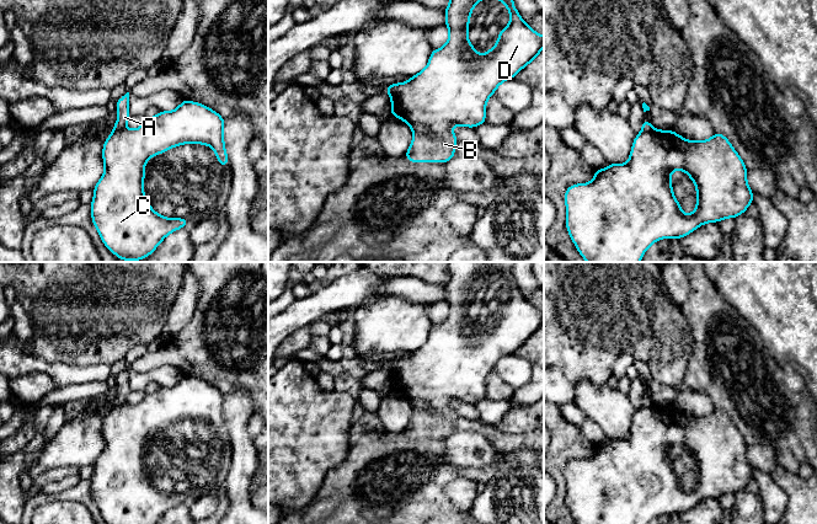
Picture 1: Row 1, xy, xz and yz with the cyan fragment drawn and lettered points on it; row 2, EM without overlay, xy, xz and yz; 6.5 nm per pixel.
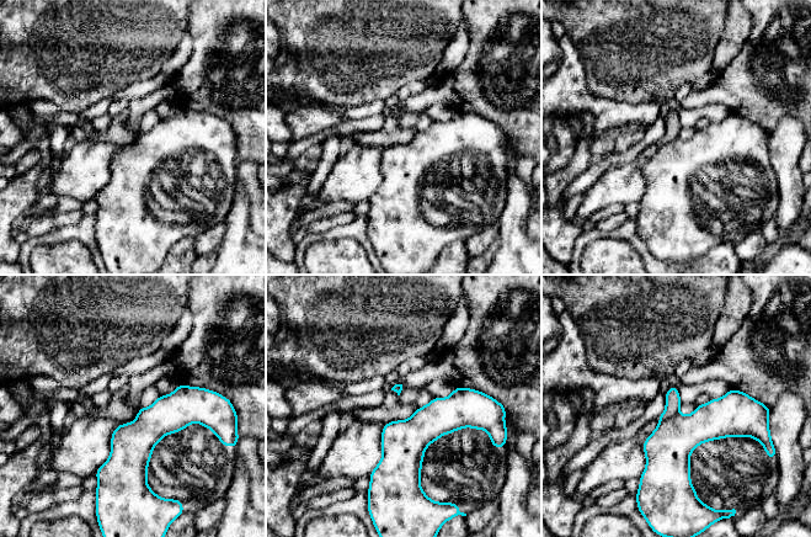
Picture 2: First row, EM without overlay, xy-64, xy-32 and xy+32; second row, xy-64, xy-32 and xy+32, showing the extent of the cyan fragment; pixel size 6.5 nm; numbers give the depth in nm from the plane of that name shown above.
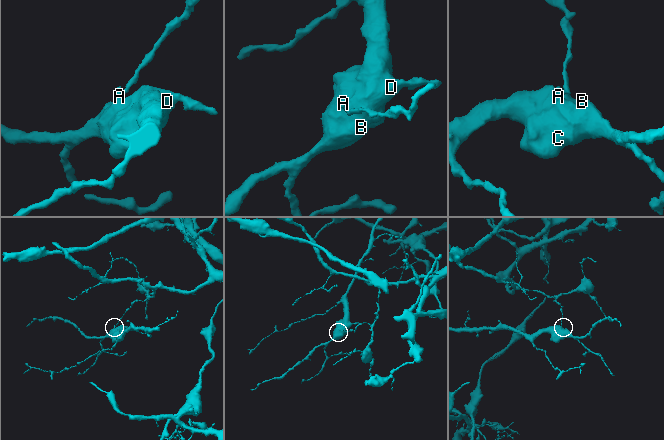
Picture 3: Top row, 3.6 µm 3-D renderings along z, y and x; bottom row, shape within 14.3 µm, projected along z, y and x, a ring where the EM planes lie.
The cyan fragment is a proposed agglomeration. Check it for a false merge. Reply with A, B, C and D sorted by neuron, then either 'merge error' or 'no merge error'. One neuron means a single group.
groups A / B C D; merge error

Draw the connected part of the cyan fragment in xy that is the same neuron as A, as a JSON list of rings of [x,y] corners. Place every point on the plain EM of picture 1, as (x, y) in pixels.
[[[129,368],[117,375],[116,384],[118,386],[118,394],[112,407],[124,403],[132,391],[129,386]]]

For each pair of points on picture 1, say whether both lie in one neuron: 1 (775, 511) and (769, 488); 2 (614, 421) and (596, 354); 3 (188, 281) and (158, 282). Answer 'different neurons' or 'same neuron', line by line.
1: same neuron
2: different neurons
3: different neurons

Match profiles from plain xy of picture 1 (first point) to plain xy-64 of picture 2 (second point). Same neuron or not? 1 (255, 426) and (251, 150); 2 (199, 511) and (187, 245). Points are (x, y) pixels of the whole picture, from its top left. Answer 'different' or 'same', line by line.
1: different
2: different

